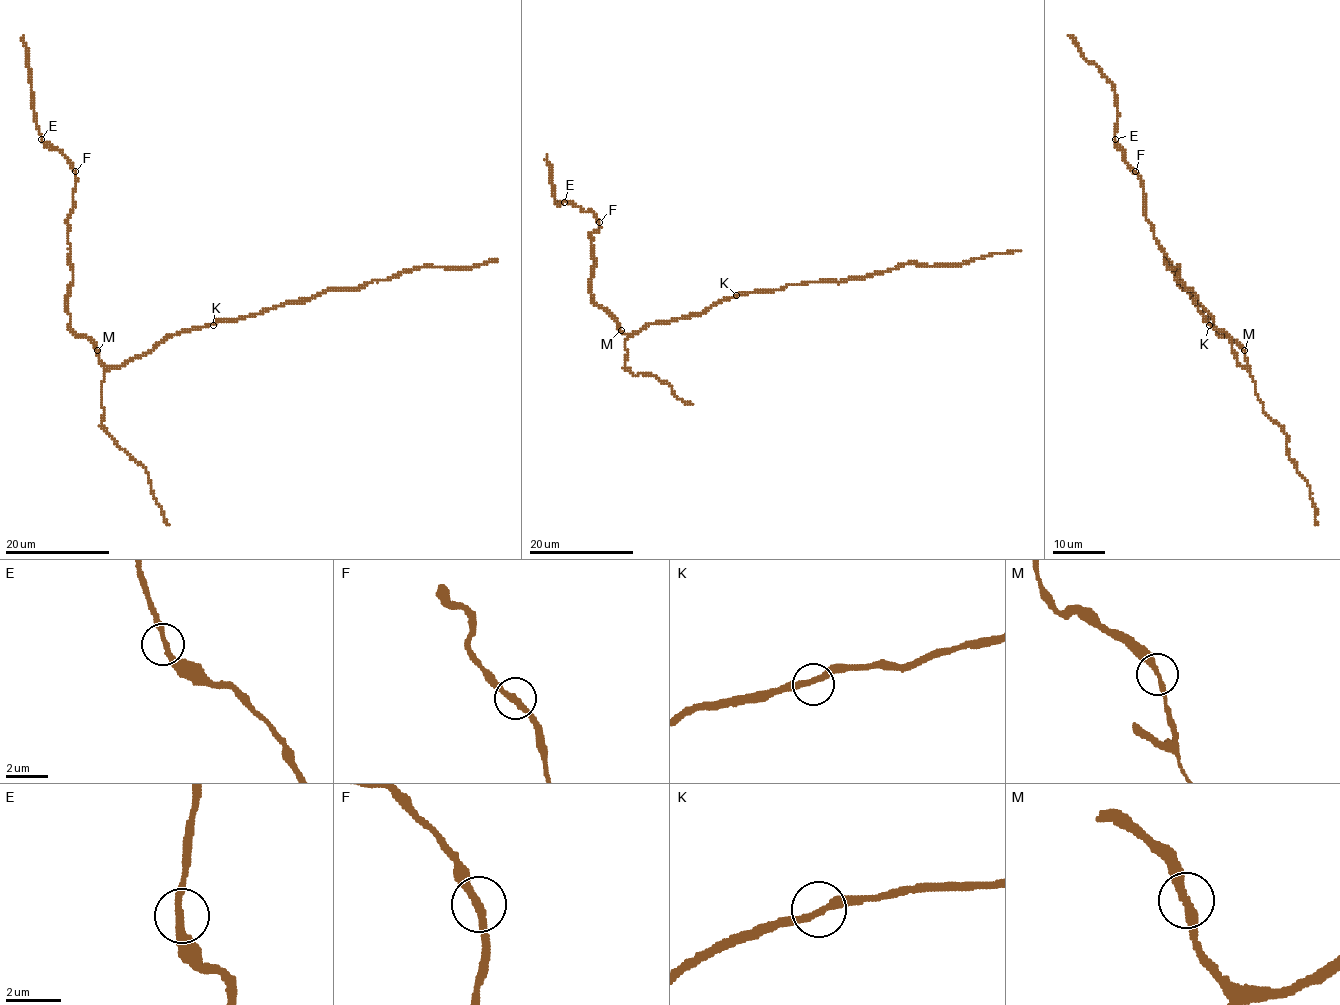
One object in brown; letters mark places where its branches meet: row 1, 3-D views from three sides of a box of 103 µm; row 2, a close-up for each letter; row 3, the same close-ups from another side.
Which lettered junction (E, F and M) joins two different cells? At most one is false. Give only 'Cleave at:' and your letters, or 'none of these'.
Cleave at: none of these

